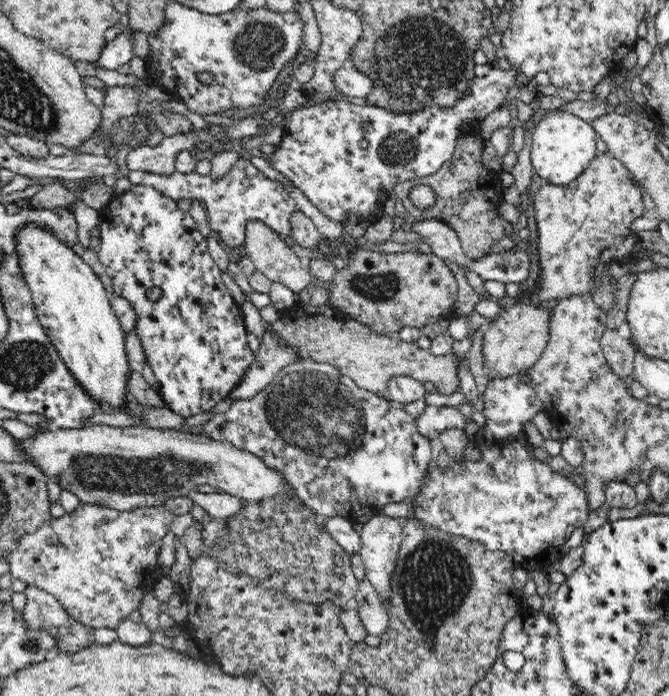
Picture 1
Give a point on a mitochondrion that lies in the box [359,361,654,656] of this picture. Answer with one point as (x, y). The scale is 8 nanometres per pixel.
(436, 578)

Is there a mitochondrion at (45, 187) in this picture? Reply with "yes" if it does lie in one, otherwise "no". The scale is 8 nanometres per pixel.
no

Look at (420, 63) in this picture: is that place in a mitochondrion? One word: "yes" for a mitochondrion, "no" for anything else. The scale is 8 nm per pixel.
yes

